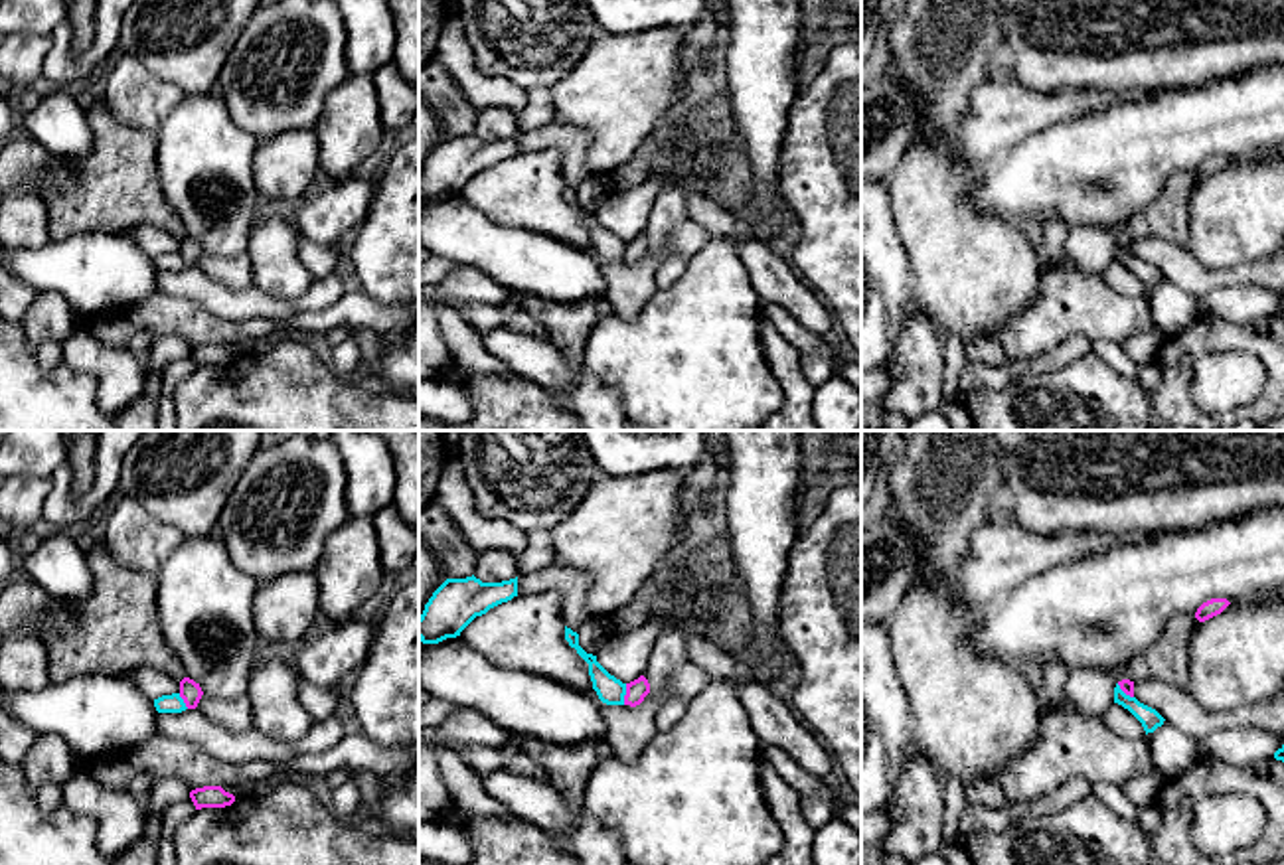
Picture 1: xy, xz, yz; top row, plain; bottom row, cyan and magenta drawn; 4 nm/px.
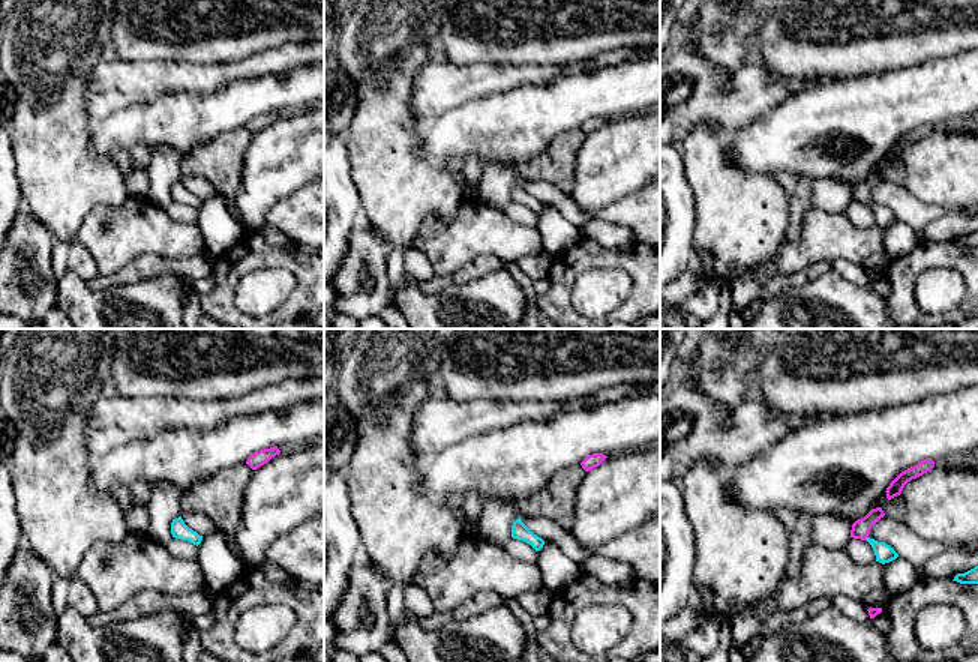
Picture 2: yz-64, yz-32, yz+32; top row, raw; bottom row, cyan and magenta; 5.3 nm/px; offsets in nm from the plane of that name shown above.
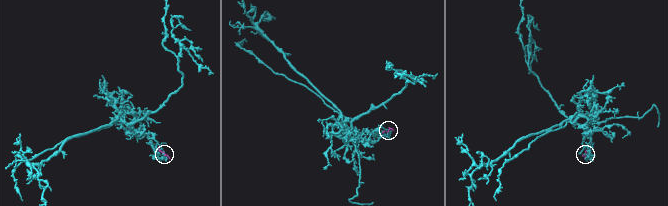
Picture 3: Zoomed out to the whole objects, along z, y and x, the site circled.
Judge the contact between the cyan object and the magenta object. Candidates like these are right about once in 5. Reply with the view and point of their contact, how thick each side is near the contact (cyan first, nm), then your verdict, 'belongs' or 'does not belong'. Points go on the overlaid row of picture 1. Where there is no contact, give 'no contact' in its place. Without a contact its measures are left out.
xz (625, 694) | 110/90 nm | does not belong

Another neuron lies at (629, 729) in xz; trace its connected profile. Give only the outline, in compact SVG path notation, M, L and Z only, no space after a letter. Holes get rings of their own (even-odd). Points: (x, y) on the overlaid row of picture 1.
M687 662L670 673L662 689L650 691L636 707L606 705L593 687L583 693L599 707L606 723L606 743L612 747L612 756L632 764L658 731L656 711L660 703L680 699L687 705L707 681L709 673Z

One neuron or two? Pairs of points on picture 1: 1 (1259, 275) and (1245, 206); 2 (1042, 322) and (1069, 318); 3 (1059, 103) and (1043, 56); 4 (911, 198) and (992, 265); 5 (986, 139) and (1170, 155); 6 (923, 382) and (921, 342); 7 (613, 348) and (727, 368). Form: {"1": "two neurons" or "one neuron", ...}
{"1": "two neurons", "2": "one neuron", "3": "two neurons", "4": "one neuron", "5": "two neurons", "6": "one neuron", "7": "one neuron"}

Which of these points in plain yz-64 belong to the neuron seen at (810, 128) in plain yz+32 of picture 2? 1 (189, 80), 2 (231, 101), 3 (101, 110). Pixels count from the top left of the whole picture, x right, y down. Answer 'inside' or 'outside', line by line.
1: outside
2: inside
3: outside

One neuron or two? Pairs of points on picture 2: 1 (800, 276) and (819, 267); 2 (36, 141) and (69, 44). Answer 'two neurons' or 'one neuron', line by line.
1: one neuron
2: one neuron

